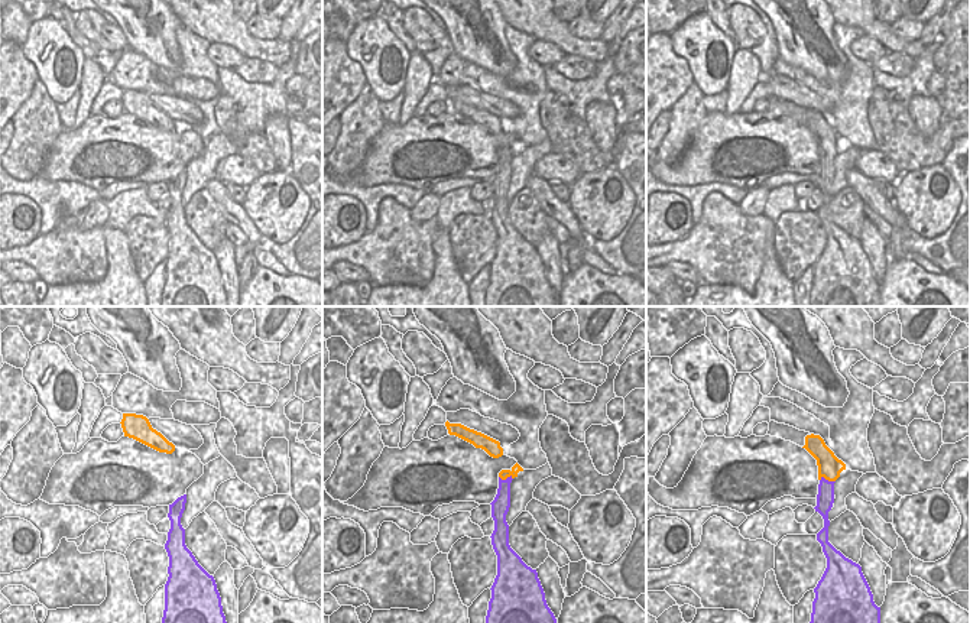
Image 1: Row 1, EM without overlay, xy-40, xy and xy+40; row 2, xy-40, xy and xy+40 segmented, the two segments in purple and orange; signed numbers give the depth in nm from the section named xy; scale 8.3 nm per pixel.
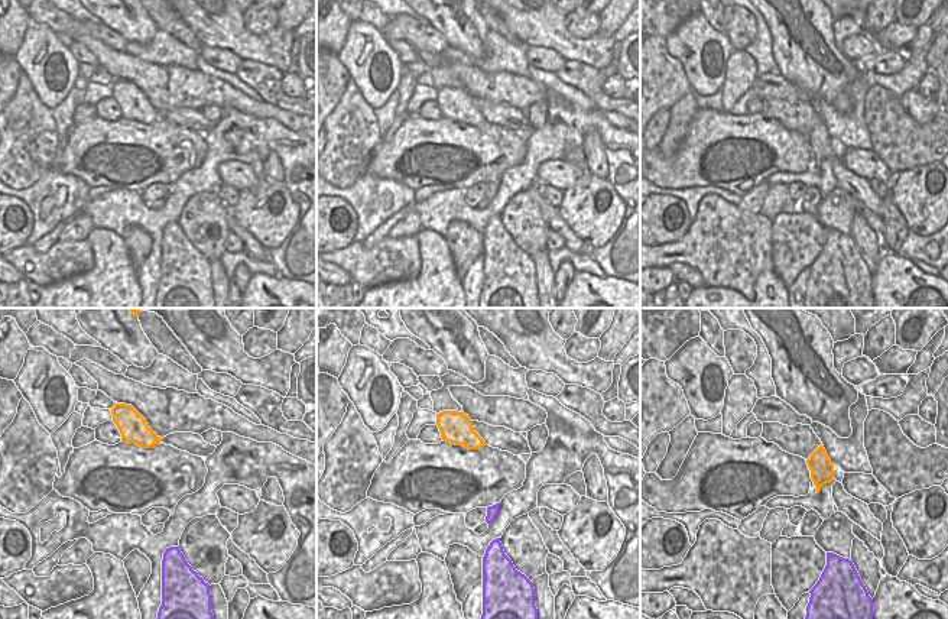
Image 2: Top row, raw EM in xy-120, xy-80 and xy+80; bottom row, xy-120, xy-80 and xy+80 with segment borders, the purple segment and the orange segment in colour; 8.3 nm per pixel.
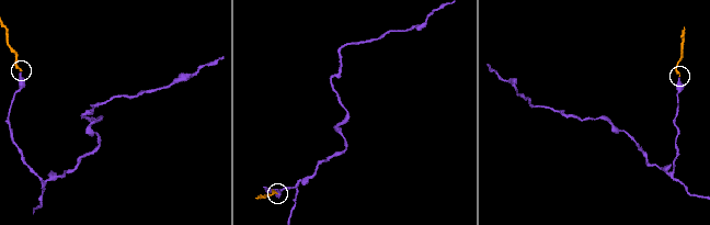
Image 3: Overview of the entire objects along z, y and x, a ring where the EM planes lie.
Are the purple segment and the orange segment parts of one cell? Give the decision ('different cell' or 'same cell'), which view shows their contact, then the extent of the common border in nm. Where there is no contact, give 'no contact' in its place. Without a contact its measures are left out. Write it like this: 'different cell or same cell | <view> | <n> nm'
same cell | xy+40 | 140 nm

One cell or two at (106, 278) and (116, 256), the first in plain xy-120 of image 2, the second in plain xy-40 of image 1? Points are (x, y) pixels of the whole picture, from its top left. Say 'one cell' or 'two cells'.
one cell

